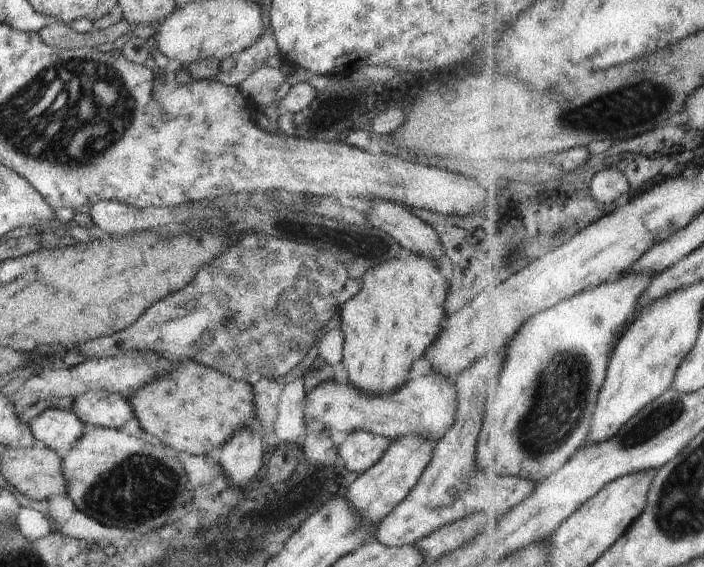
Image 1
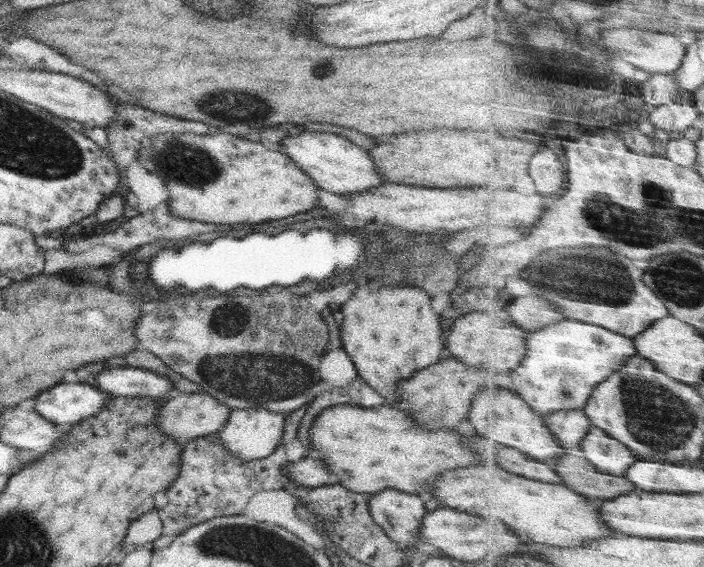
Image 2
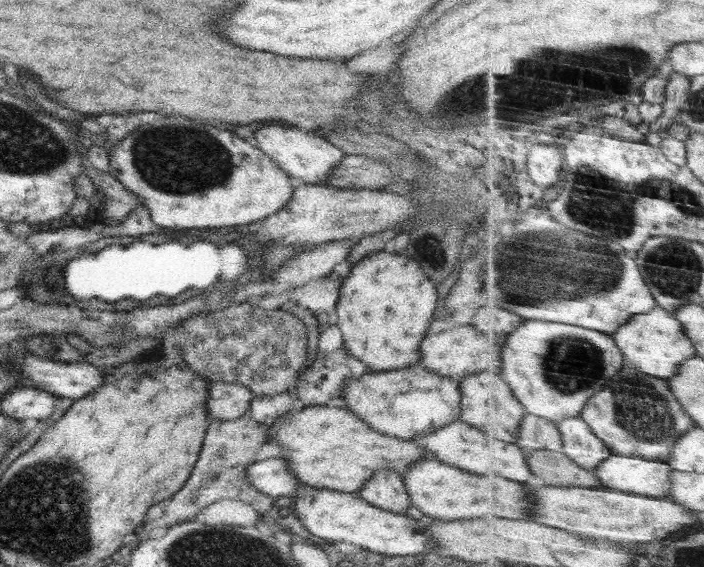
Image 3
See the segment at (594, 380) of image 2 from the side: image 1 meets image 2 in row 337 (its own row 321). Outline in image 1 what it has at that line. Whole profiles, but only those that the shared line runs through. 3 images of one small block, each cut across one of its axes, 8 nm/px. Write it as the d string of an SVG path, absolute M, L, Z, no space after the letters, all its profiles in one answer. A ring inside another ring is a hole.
M658 272L658 274L624 275L626 278L623 276L616 282L604 283L598 288L587 290L586 294L582 293L582 296L576 296L576 298L570 298L570 300L560 302L558 306L554 306L554 308L546 310L544 314L538 314L536 318L532 318L532 322L528 322L528 326L524 326L524 330L520 330L520 334L516 335L514 344L511 344L508 350L506 350L507 360L501 376L498 393L496 389L492 387L483 400L483 419L476 443L476 464L479 470L500 471L512 477L522 477L526 475L528 479L532 479L539 485L542 484L546 478L550 478L552 474L556 474L558 470L562 470L579 450L587 446L588 438L590 438L590 434L592 434L592 424L594 424L594 416L596 416L596 411L598 410L600 395L607 381L613 354L616 352L619 340L638 318L640 298L644 296L644 292L650 288L650 284L652 284L660 274L662 274L662 272Z

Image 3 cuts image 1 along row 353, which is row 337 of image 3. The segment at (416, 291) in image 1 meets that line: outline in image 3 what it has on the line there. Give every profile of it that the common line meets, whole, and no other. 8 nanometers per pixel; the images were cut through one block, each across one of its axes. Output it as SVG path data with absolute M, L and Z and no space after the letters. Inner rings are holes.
M378 251L378 254L372 254L366 260L354 264L350 274L342 280L340 300L334 310L338 315L337 327L343 336L344 349L360 360L362 365L366 365L369 372L408 368L418 364L422 358L420 342L428 332L430 322L434 320L436 290L432 282L420 272L420 266L415 261L406 256Z

